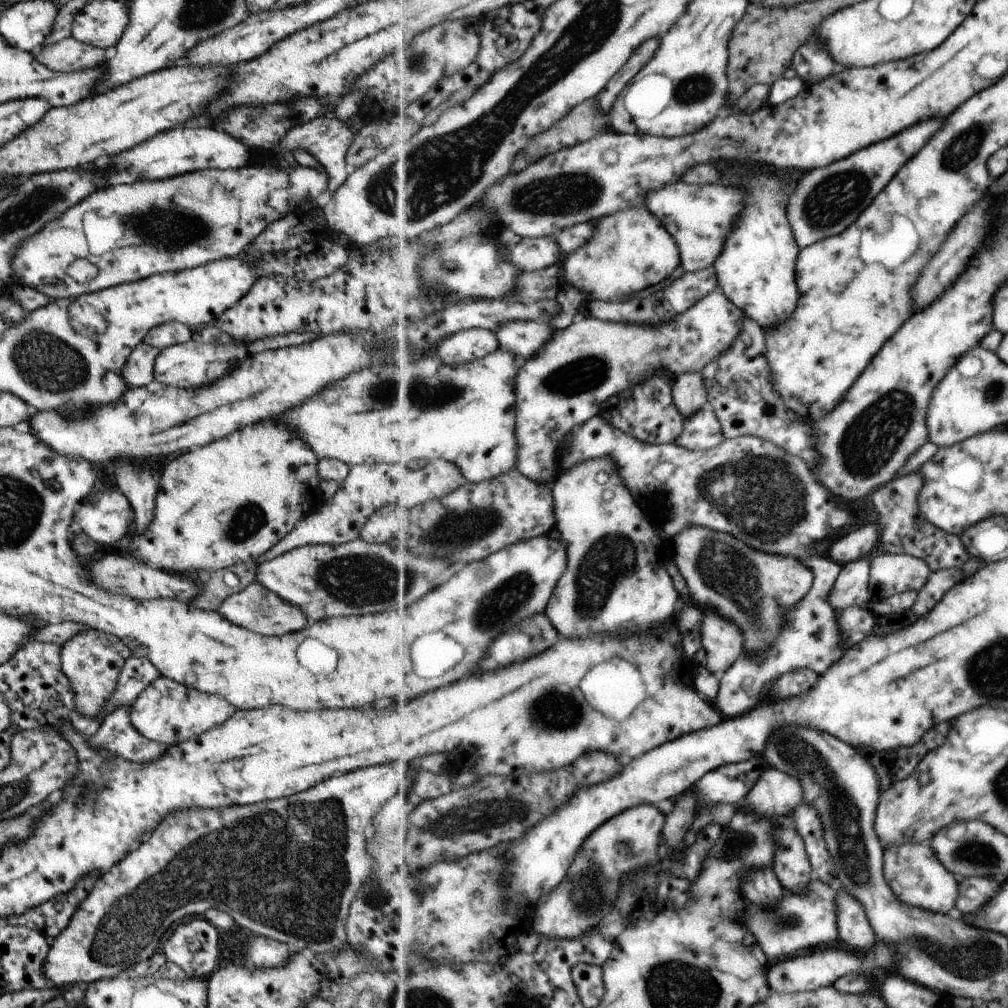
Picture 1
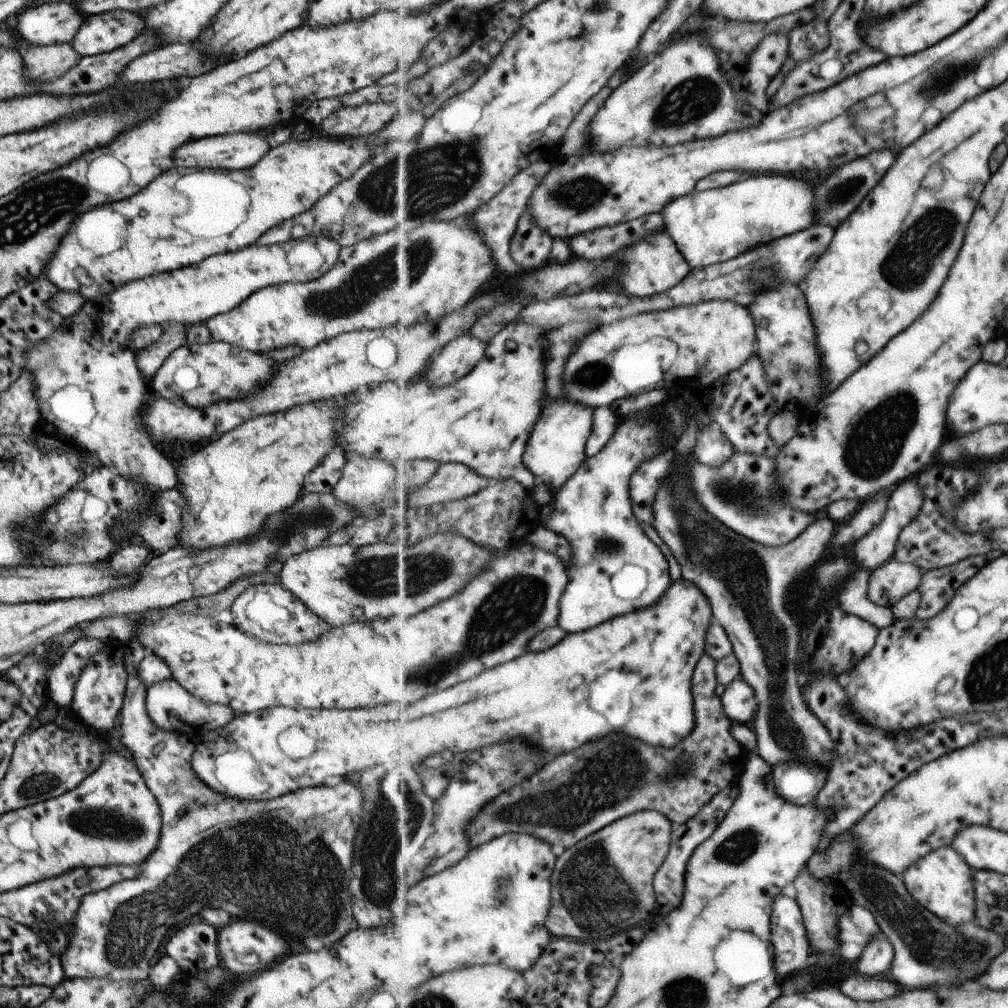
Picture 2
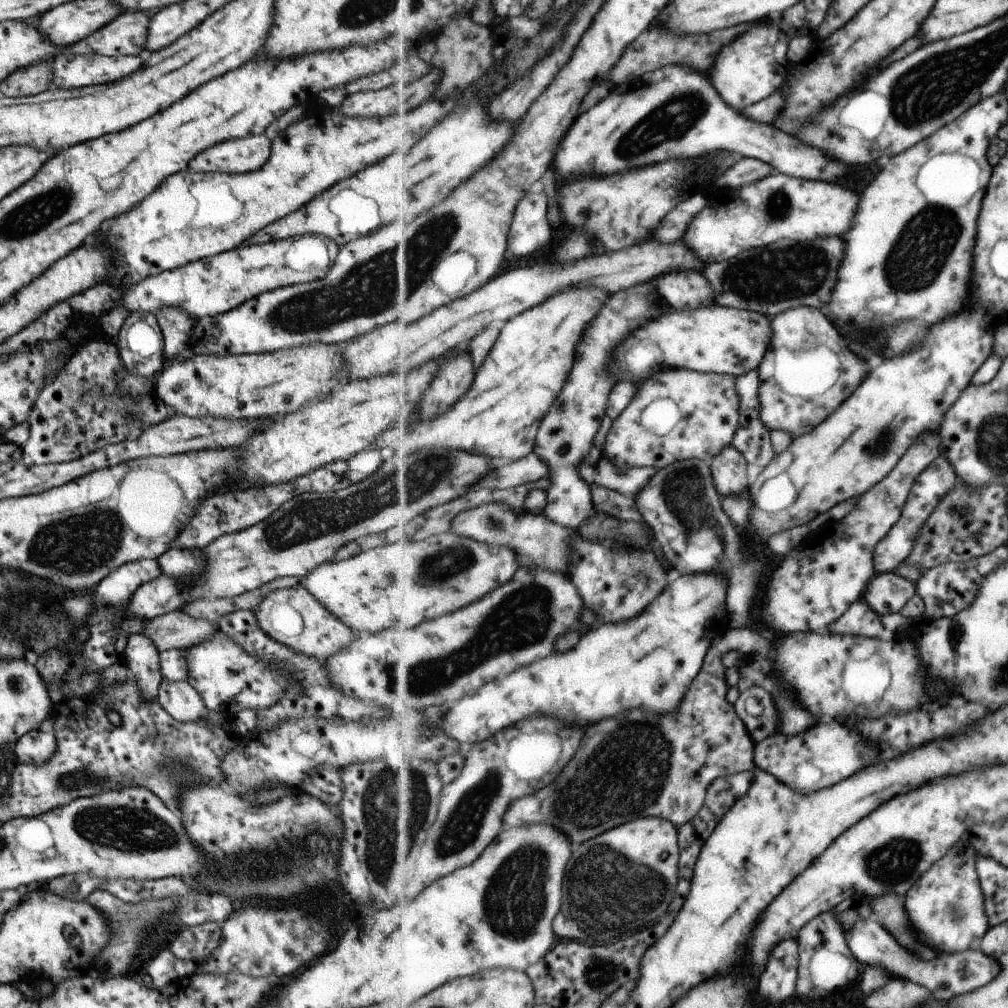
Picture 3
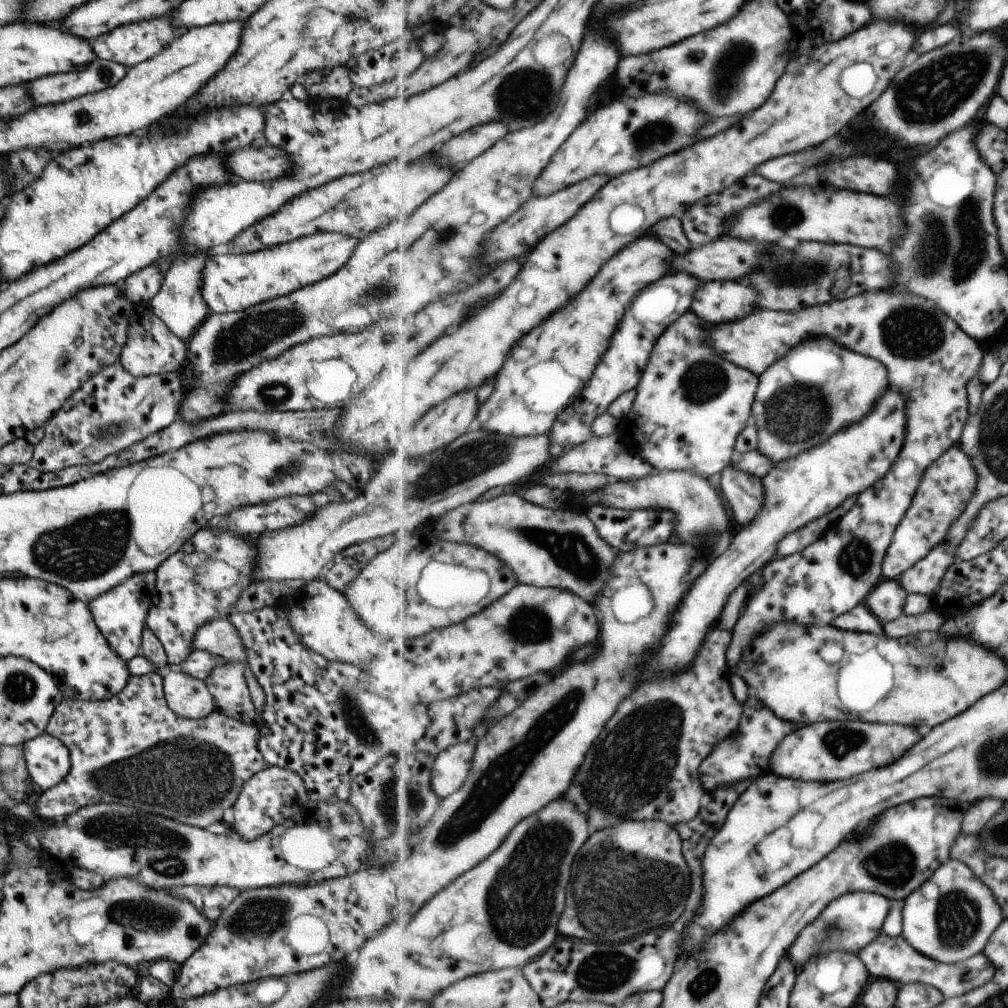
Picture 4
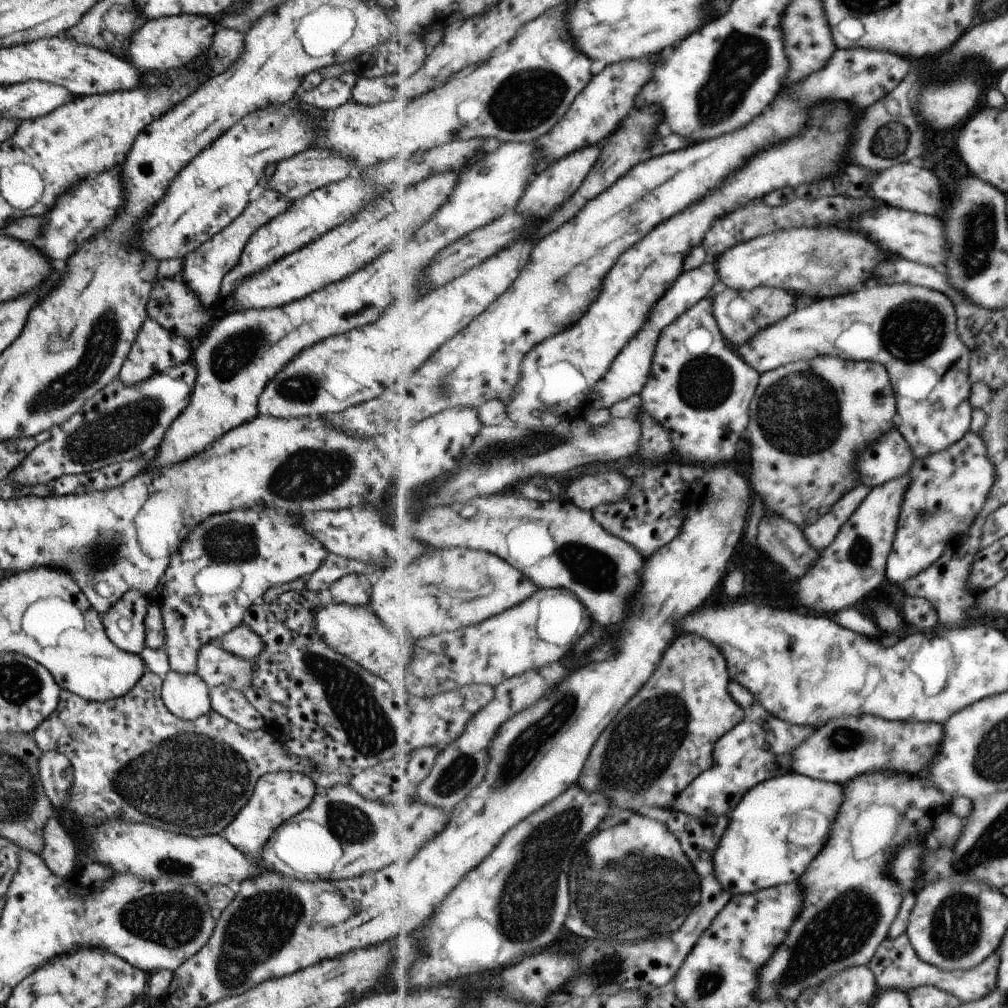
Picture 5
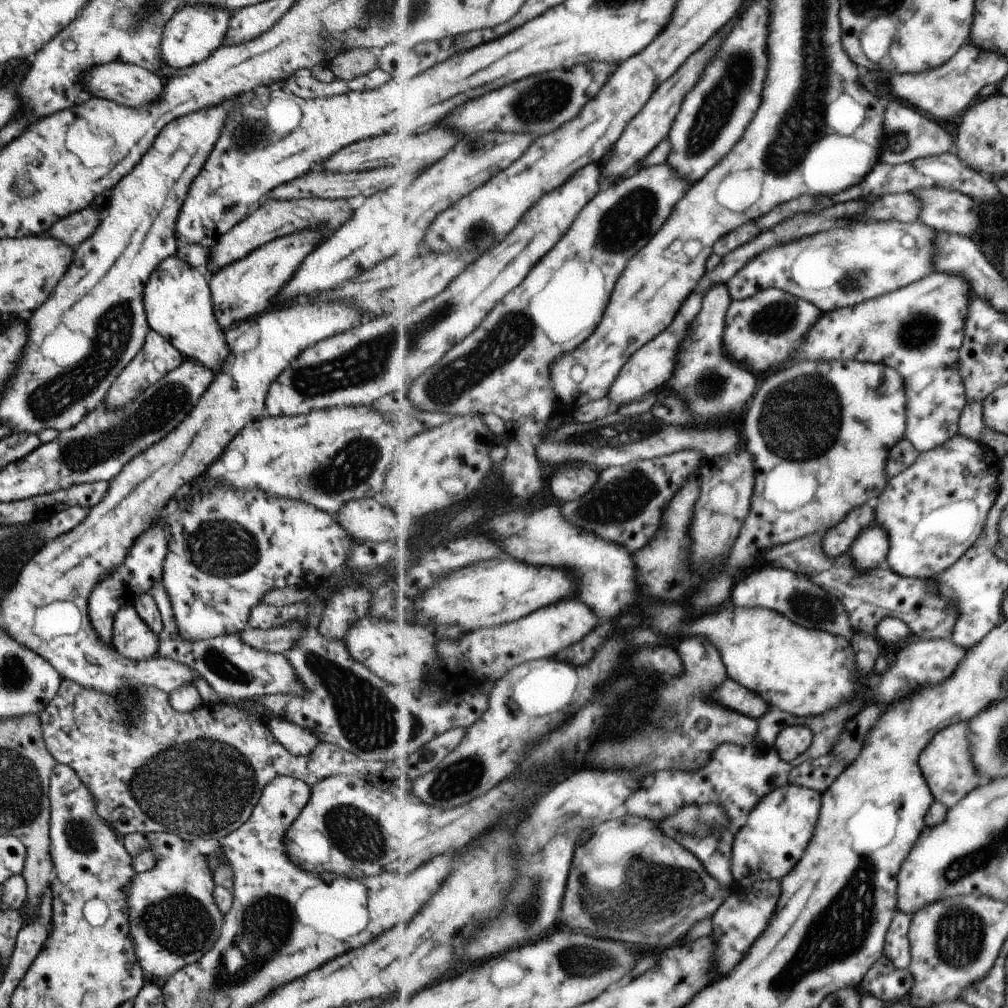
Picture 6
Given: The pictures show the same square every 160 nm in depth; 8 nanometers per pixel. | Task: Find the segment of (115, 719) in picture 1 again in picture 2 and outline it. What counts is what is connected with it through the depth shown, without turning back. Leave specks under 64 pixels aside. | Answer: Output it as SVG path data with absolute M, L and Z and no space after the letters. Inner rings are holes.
M131 639L124 644L122 655L128 678L124 686L124 697L118 718L120 724L118 731L120 732L120 741L123 748L125 748L125 752L131 751L131 762L136 766L150 793L158 802L162 818L158 847L147 857L147 860L142 865L137 865L140 868L140 872L135 879L122 880L120 883L112 884L106 889L81 897L78 909L71 922L72 932L69 933L70 938L68 939L66 949L58 958L64 972L64 978L108 978L109 980L116 981L140 981L146 983L149 964L153 964L153 960L157 960L157 952L161 952L161 944L165 944L165 936L169 936L169 928L181 929L181 922L189 920L189 918L195 919L202 908L223 908L225 912L230 914L231 918L248 921L257 920L258 923L266 924L267 927L275 928L279 932L291 934L291 936L295 936L295 938L299 938L303 942L303 946L305 946L303 950L316 951L321 950L321 948L333 946L333 944L343 938L343 935L349 929L355 926L354 918L352 917L352 898L348 891L348 882L353 876L350 867L352 861L352 844L357 826L359 826L362 811L360 790L352 782L341 780L335 786L326 787L321 784L314 787L303 787L302 789L285 793L274 799L265 799L263 802L239 802L239 804L245 804L243 810L239 810L237 808L237 799L233 800L231 797L226 797L211 790L198 779L195 771L190 766L190 759L192 758L195 746L191 741L173 731L154 727L154 724L150 722L145 708L146 686L137 674L138 664L143 660L143 648L138 643L138 640Z

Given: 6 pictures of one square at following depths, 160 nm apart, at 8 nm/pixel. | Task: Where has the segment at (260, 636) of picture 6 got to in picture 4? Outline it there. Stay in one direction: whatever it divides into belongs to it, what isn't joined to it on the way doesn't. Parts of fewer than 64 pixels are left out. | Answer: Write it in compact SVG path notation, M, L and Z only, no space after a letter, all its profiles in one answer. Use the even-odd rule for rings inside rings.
M227 618L198 627L192 638L193 649L207 651L225 662L246 664L245 647L237 634L237 629Z

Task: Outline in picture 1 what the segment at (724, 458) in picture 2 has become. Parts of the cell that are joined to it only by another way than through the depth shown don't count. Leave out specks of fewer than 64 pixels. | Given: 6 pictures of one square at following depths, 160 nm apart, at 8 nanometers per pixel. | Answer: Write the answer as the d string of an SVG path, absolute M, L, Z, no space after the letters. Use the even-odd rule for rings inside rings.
M708 405L703 406L691 418L684 418L683 432L675 443L688 450L697 451L711 450L725 440L721 422L715 410Z

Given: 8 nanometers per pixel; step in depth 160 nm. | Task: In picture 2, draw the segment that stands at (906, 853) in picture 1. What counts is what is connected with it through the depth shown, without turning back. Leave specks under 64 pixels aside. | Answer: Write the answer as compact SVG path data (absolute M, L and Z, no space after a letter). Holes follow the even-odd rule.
M941 847L917 861L904 874L903 880L911 896L920 902L927 910L936 914L943 922L951 926L967 924L976 920L975 900L976 884L973 882L975 870L967 864L967 859L960 855L954 848Z

